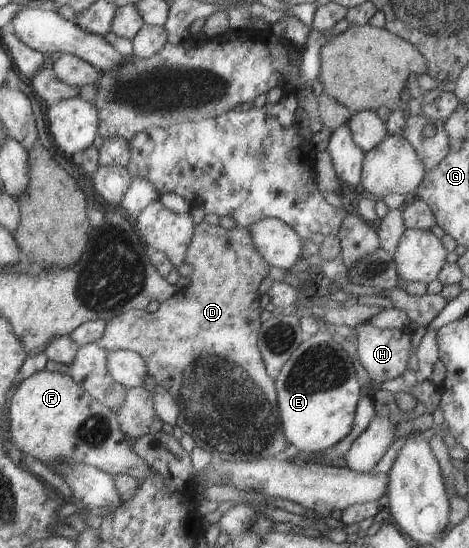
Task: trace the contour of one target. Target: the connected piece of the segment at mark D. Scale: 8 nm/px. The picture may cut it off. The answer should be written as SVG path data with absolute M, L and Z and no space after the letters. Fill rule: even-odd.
M203 221L194 225L184 263L193 269L187 287L162 301L153 314L132 309L111 318L96 344L105 351L126 349L135 352L143 360L147 375L152 376L179 406L176 425L193 439L195 447L209 452L212 458L245 460L257 458L259 454L277 454L277 450L287 443L281 438L273 380L266 374L256 344L261 324L259 315L263 310L259 306L257 290L270 267L257 253L247 227L224 230Z

